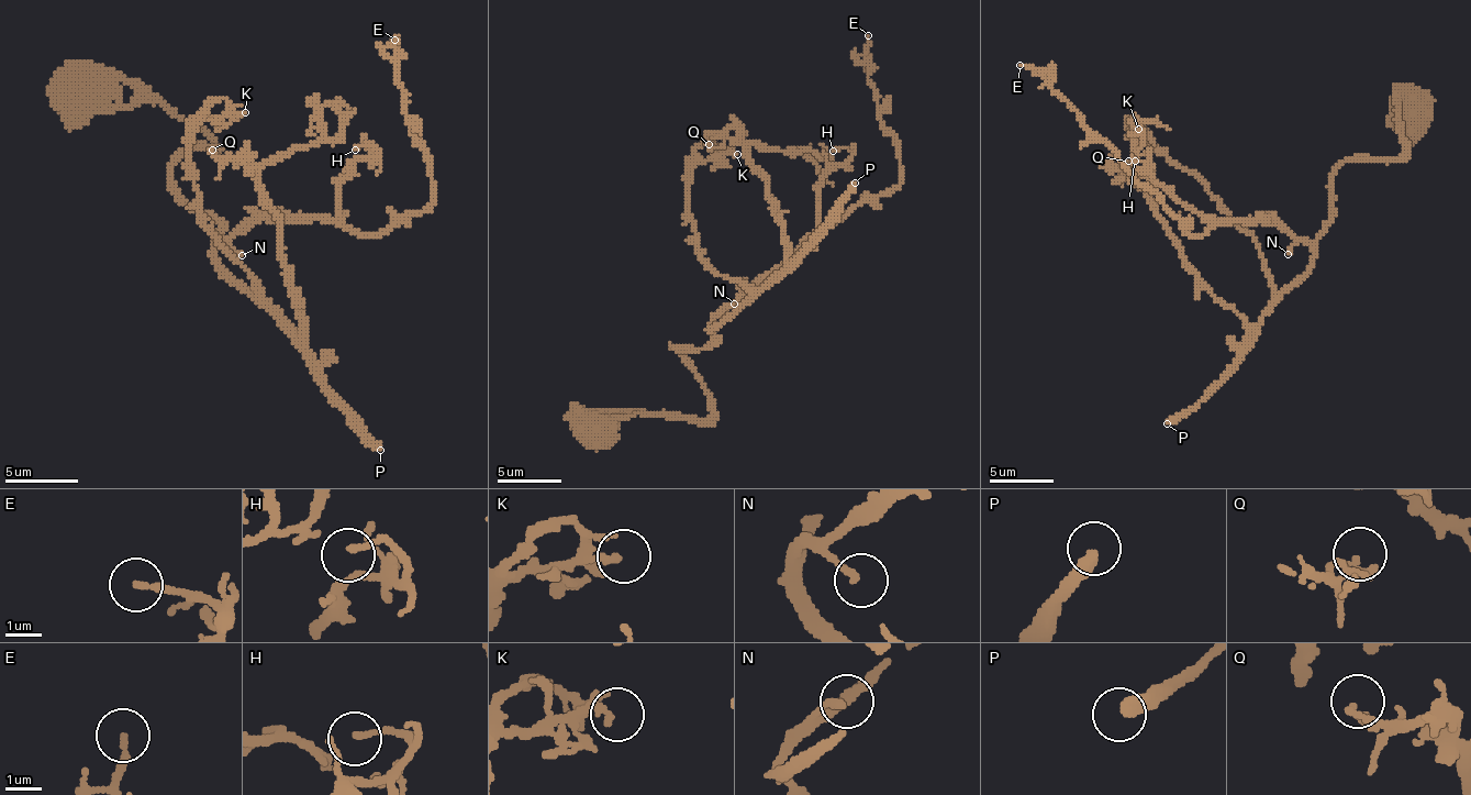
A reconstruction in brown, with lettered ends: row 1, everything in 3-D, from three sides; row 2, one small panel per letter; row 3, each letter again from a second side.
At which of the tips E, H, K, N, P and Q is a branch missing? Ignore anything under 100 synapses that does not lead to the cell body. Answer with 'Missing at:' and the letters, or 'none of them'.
Missing at: P

